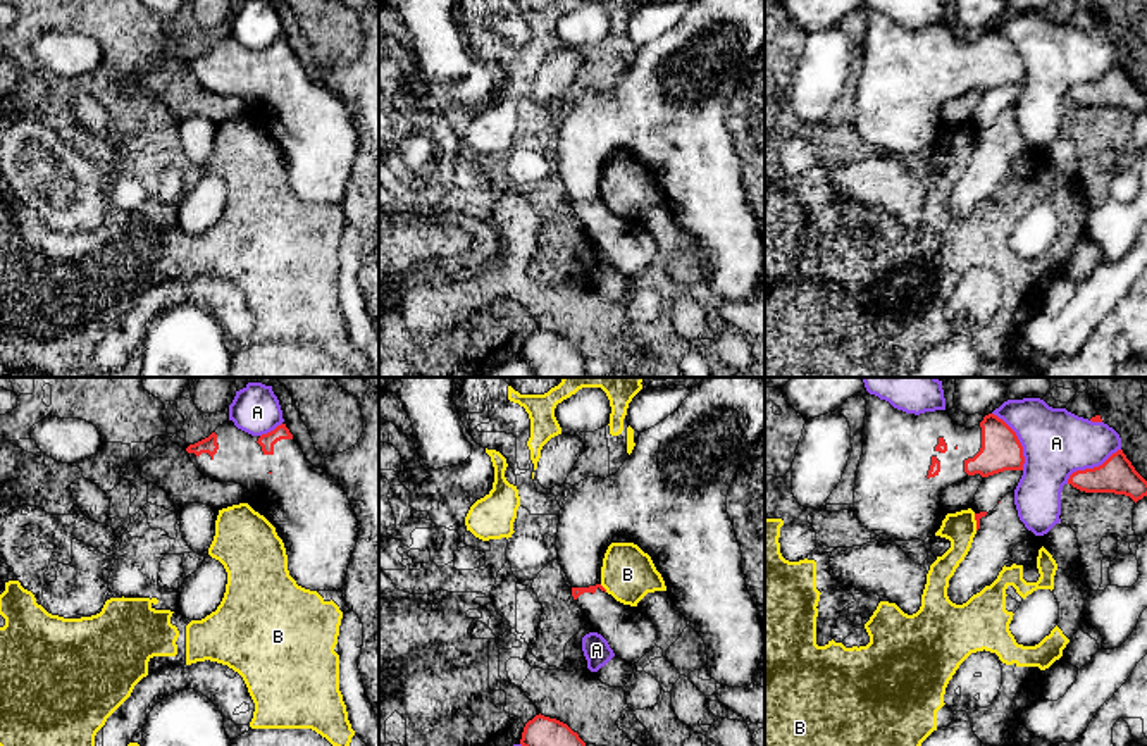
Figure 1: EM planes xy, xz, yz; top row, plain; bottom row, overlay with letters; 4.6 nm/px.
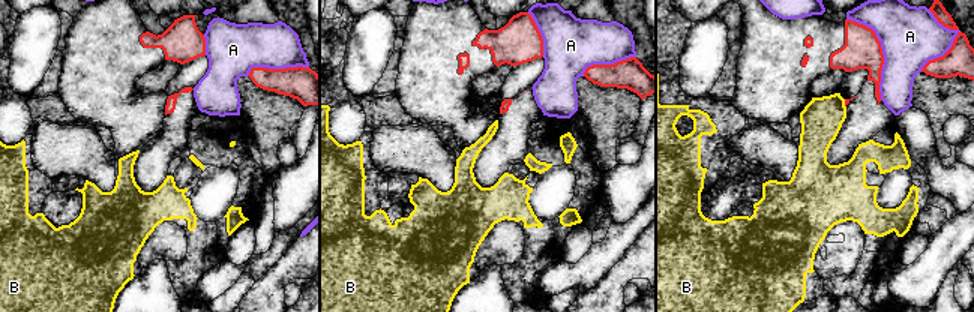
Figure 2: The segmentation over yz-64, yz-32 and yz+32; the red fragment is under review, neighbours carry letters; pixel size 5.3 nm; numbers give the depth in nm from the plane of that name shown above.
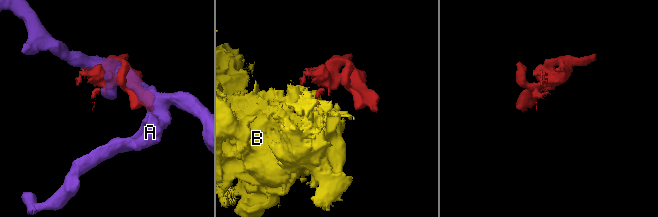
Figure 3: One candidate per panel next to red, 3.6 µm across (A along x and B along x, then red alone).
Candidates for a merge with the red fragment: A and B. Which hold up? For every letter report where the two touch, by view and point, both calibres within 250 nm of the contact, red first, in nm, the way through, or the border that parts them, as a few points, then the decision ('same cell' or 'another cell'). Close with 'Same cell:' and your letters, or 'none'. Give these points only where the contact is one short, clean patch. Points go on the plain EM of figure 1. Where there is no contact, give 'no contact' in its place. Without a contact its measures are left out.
A: yz (1018, 54) | 190/320 nm | another cell
B: xz (603, 202) | 50/240 nm | along xz (600, 198), (607, 205) | another cell
Same cell: none

